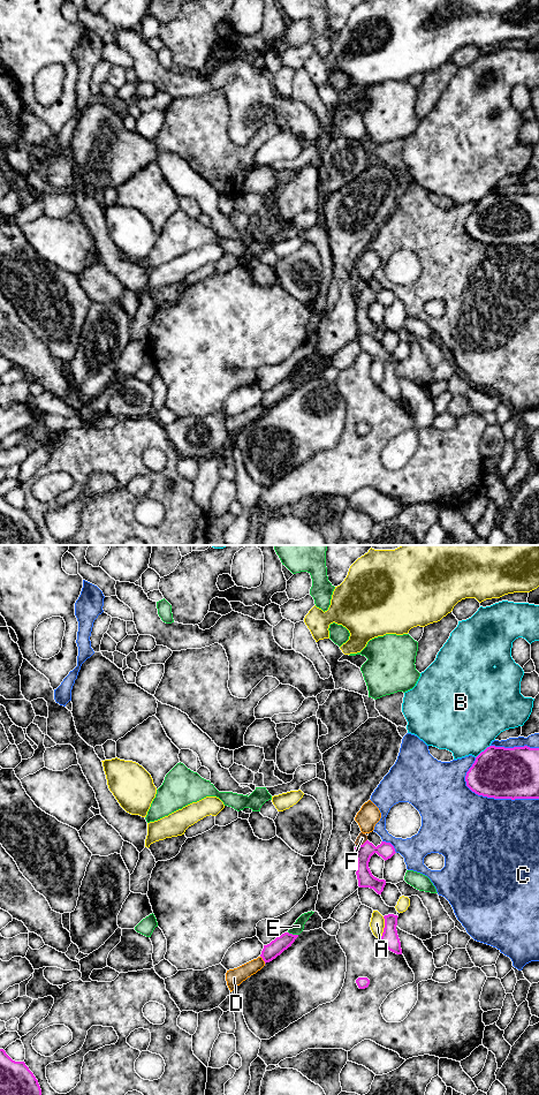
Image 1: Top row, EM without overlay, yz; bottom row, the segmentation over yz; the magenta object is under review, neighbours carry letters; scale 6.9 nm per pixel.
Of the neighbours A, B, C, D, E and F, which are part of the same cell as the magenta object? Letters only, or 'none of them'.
none of them

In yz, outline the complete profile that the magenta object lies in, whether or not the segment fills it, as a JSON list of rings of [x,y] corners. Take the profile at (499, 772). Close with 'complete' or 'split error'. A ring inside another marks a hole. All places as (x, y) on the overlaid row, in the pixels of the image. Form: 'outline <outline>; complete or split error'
outline [[[489,746],[476,757],[465,781],[472,792],[487,798],[539,799],[539,748]]]; complete

